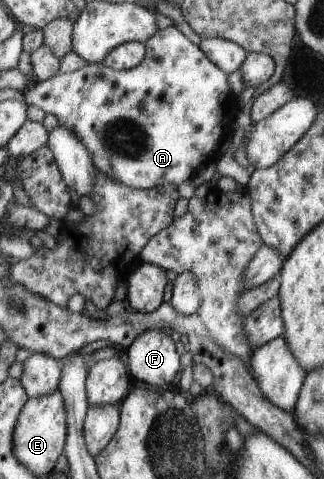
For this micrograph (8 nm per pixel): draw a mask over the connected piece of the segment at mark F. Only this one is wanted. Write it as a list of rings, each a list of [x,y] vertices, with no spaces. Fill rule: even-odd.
[[[163,329],[143,332],[124,352],[133,381],[142,380],[152,387],[166,387],[180,372],[180,354],[174,348],[174,340],[164,334]]]

